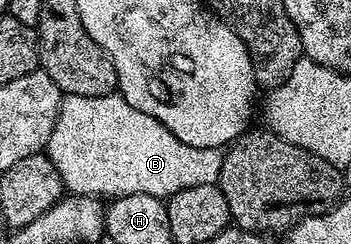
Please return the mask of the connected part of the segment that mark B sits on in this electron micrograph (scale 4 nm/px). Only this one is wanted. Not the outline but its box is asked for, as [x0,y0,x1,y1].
[47,93,224,201]

